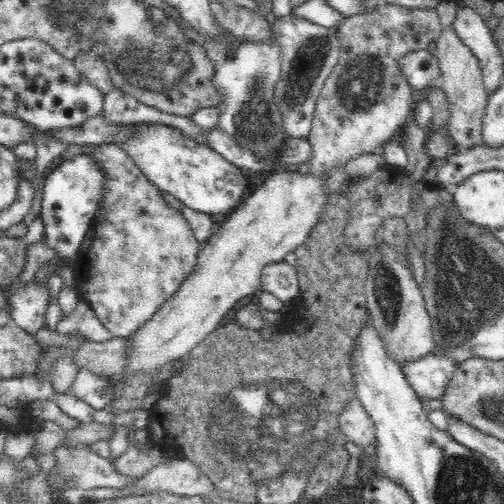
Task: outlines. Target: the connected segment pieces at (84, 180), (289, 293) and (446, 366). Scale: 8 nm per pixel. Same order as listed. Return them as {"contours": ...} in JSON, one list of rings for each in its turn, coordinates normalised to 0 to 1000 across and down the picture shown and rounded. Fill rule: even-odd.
{"contours":[[[[161,304],[109,323],[89,359],[81,431],[89,444],[91,476],[119,500],[119,508],[147,510],[159,502],[165,476],[190,440],[216,359],[212,329],[190,306]]],[[[560,514],[534,520],[518,536],[516,573],[544,583],[563,601],[589,585],[591,552],[585,528]]],[[[853,702],[837,710],[817,710],[802,722],[800,742],[806,756],[833,796],[869,792],[881,782],[885,760],[897,746],[905,722]]]]}

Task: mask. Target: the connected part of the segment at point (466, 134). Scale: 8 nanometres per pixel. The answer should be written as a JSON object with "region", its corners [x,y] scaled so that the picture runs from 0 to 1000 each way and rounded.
{"region":[[[901,46],[879,54],[863,85],[861,103],[873,117],[873,133],[877,133],[873,169],[885,177],[885,188],[889,188],[889,196],[897,204],[897,220],[901,220],[897,242],[893,242],[895,262],[909,284],[909,302],[919,304],[938,290],[956,286],[954,238],[968,198],[958,177],[956,129],[940,97],[913,73]]]}

